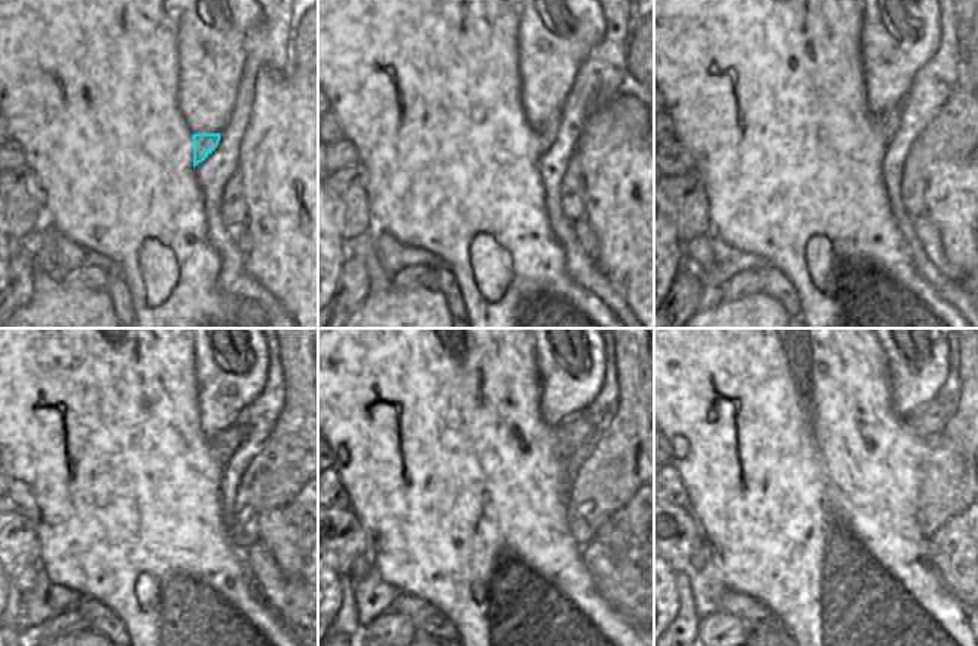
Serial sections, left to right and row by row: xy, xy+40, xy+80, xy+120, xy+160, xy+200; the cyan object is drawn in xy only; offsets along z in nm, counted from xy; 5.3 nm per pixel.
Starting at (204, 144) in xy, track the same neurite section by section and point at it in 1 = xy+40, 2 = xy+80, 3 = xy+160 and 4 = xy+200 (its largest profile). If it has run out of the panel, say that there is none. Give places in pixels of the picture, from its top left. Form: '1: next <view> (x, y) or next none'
1: next xy+40 (545, 135)
2: next xy+80 (888, 123)
3: next xy+160 (570, 435)
4: next xy+200 (930, 420)

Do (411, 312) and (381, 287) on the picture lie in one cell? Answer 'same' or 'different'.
same

